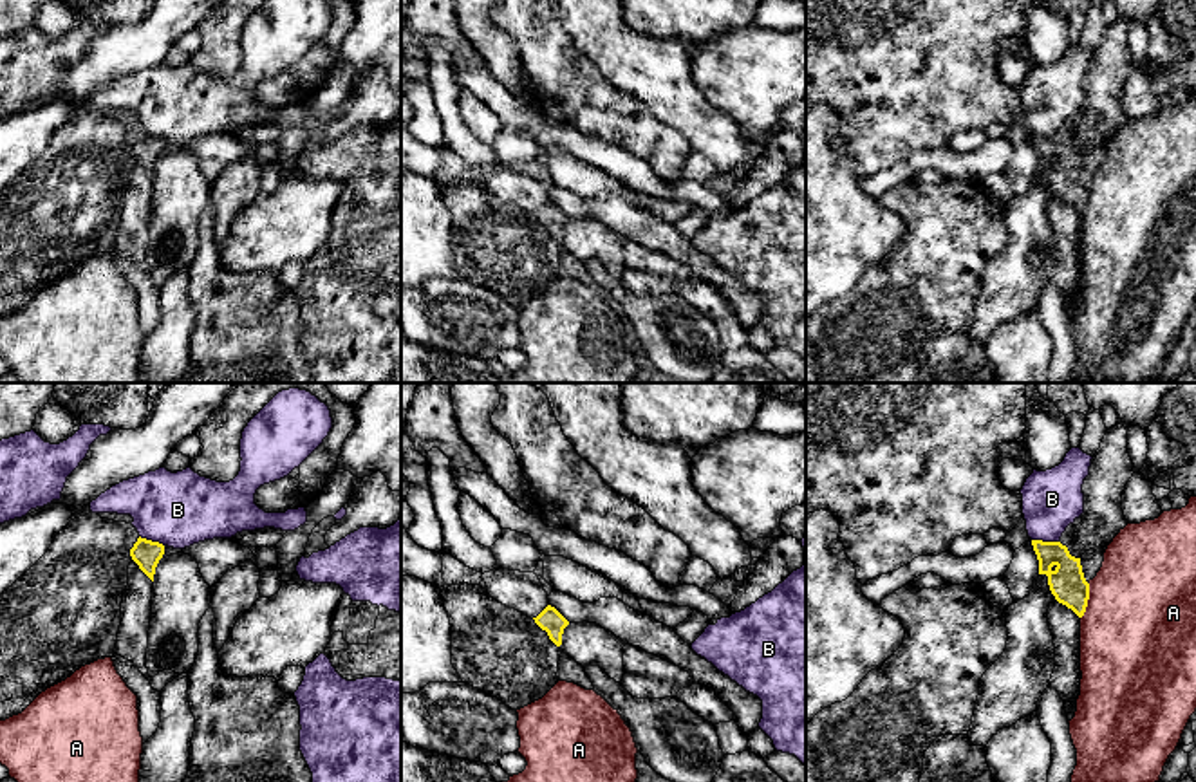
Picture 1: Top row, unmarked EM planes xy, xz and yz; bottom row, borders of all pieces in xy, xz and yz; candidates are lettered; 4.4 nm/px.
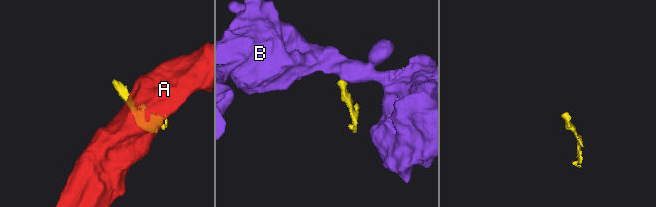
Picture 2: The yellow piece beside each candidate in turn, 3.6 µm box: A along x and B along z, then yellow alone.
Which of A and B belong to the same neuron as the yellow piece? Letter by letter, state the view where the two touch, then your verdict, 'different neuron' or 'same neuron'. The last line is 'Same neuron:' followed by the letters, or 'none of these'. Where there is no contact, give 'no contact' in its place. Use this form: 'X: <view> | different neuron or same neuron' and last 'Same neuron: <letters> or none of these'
A: yz | different neuron
B: yz | different neuron
Same neuron: none of these

